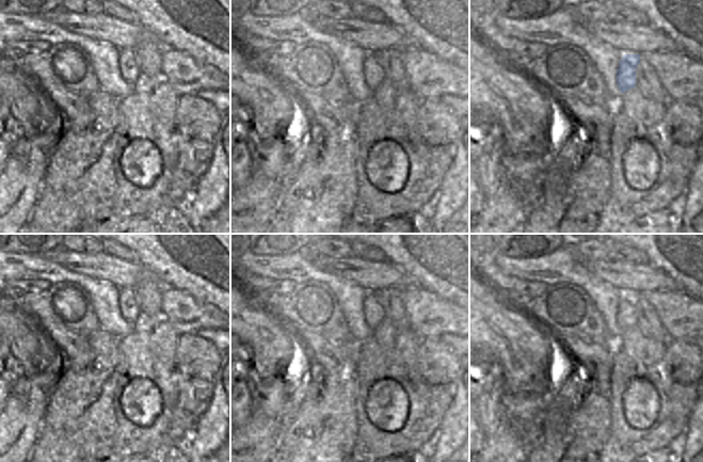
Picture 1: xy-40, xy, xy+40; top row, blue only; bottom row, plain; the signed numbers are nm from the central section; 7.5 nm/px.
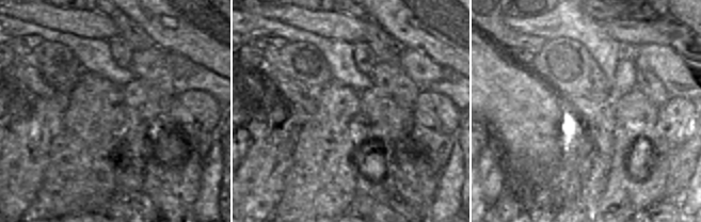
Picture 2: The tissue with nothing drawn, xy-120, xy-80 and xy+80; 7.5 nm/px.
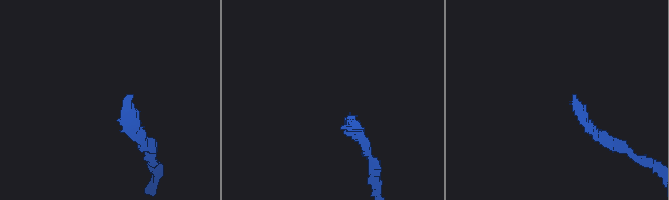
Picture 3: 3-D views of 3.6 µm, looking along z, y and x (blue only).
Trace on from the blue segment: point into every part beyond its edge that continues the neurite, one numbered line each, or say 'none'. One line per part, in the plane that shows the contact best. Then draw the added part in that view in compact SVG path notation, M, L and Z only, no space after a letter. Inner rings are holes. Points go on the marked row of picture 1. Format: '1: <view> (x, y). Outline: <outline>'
none

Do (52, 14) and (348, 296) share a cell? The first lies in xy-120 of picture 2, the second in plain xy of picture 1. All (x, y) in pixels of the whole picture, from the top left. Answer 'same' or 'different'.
different

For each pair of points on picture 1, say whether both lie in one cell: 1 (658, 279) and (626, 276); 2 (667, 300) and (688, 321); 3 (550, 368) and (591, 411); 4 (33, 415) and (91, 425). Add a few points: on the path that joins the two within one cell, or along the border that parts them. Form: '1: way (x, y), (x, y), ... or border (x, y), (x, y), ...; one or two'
1: way (651, 279), (634, 277); one
2: way (672, 305), (683, 316); one
3: border (562, 371), (562, 385), (548, 386), (553, 402); two
4: border (51, 394), (36, 442); two

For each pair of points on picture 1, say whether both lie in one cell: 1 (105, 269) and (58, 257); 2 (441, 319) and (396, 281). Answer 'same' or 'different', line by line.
1: same
2: different

